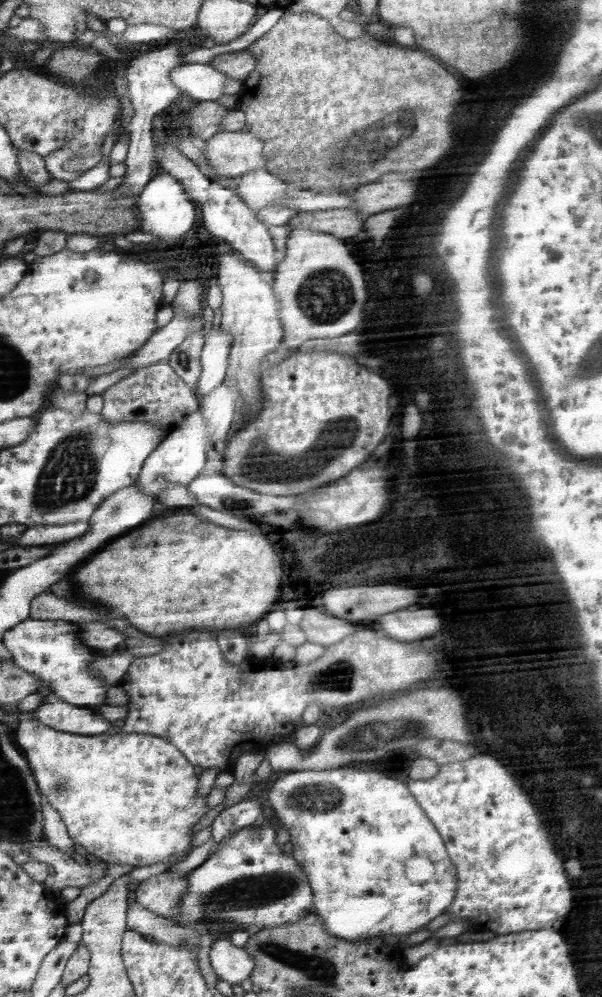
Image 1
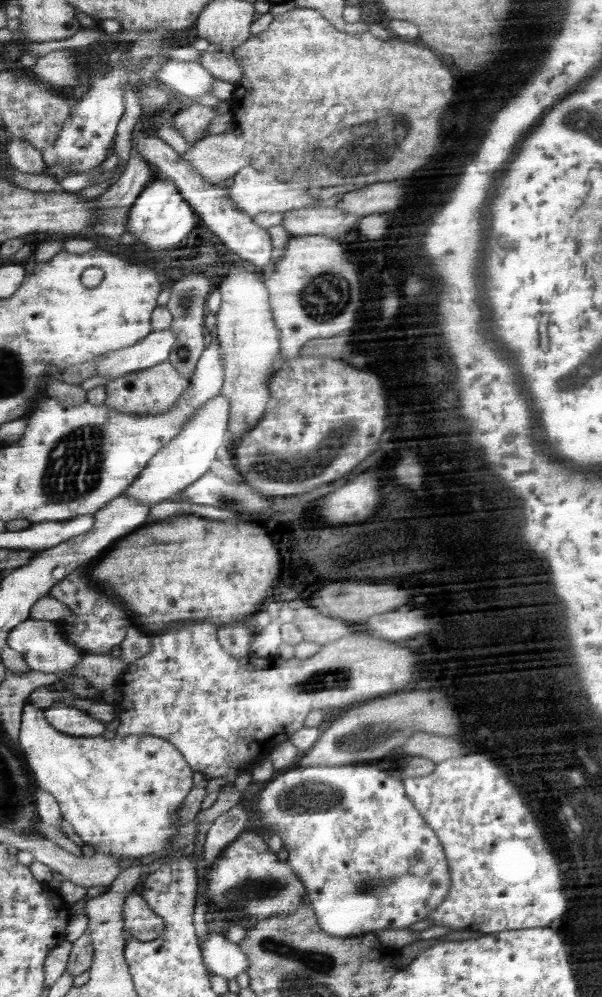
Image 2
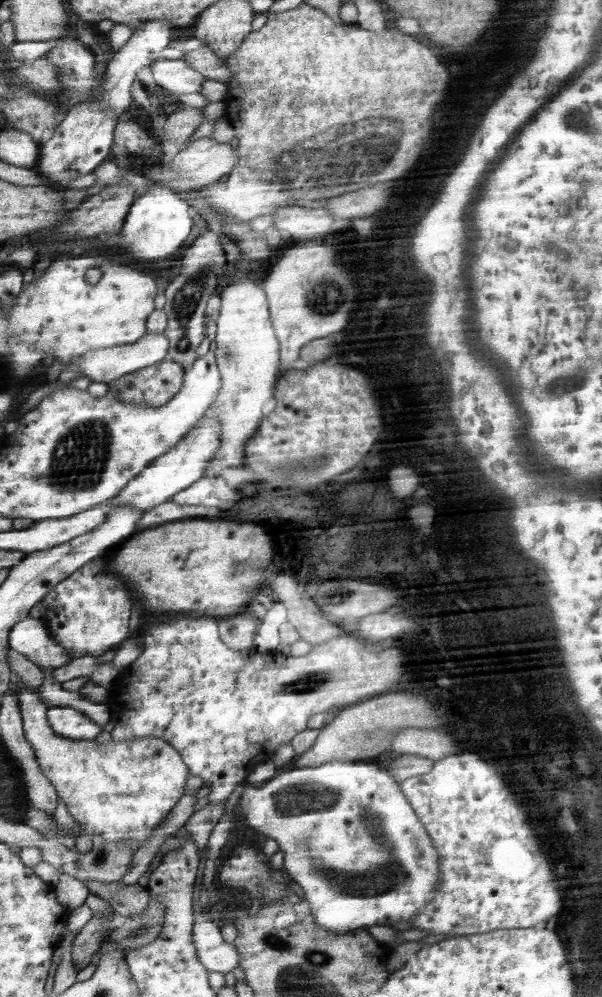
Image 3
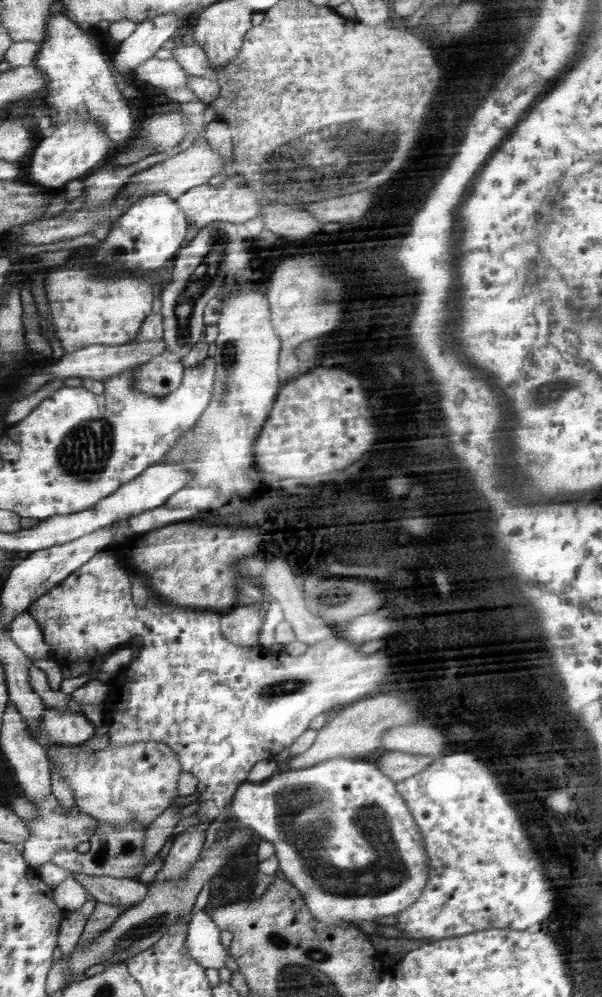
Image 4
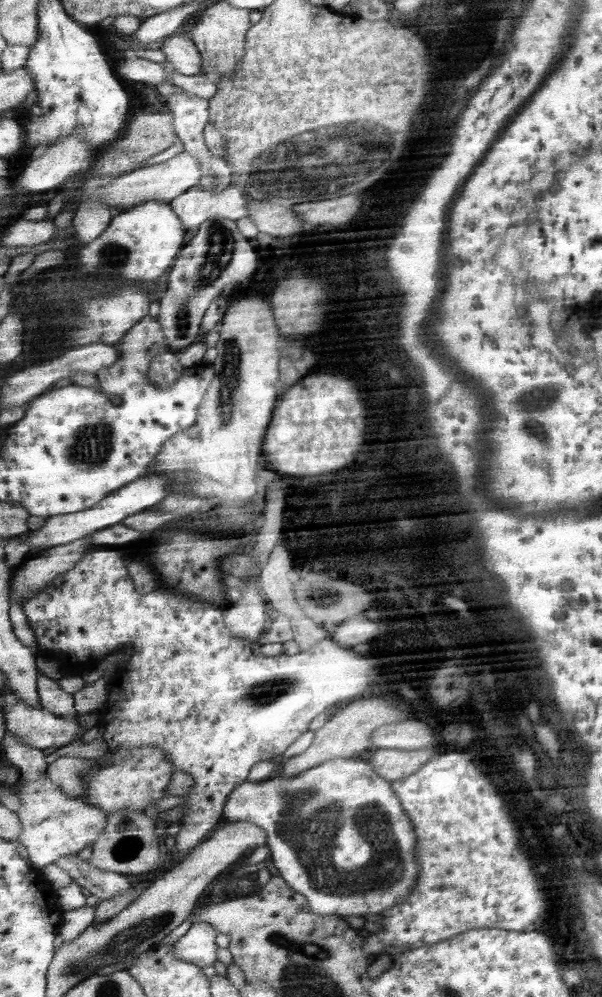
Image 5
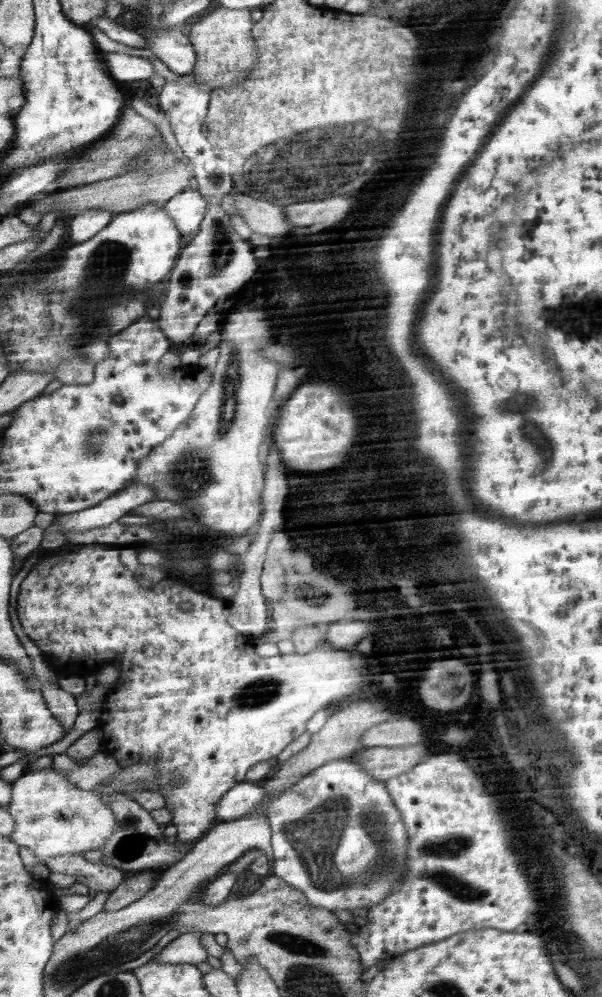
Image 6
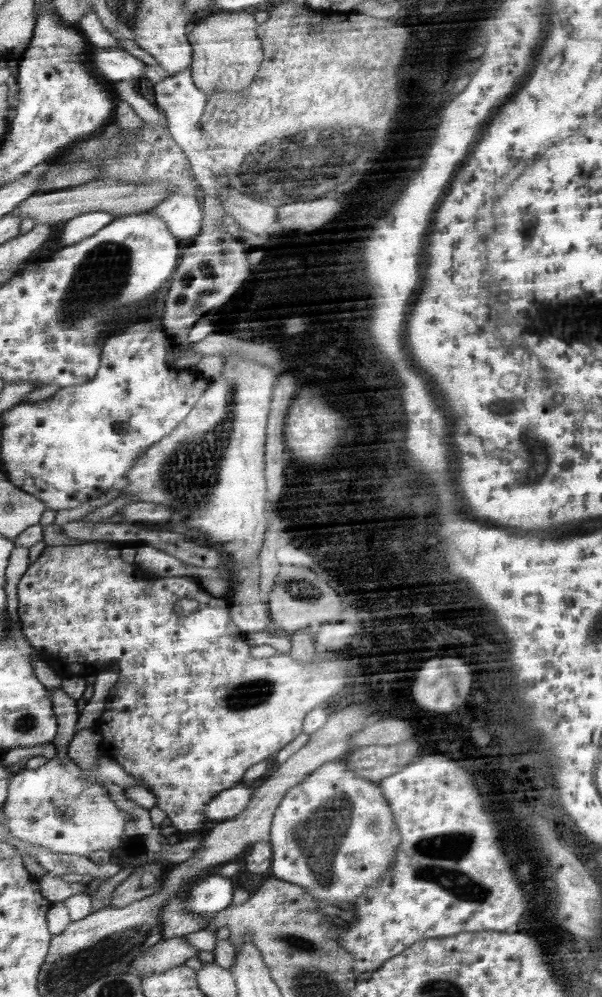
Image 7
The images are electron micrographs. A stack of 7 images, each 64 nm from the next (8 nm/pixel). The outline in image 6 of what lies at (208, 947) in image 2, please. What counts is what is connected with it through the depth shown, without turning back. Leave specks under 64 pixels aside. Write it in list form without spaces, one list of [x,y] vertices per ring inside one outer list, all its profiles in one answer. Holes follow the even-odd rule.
[[[186,932],[173,938],[171,942],[165,944],[159,952],[153,954],[152,960],[163,964],[195,964],[204,961],[205,949],[199,943],[199,937],[205,932]]]

